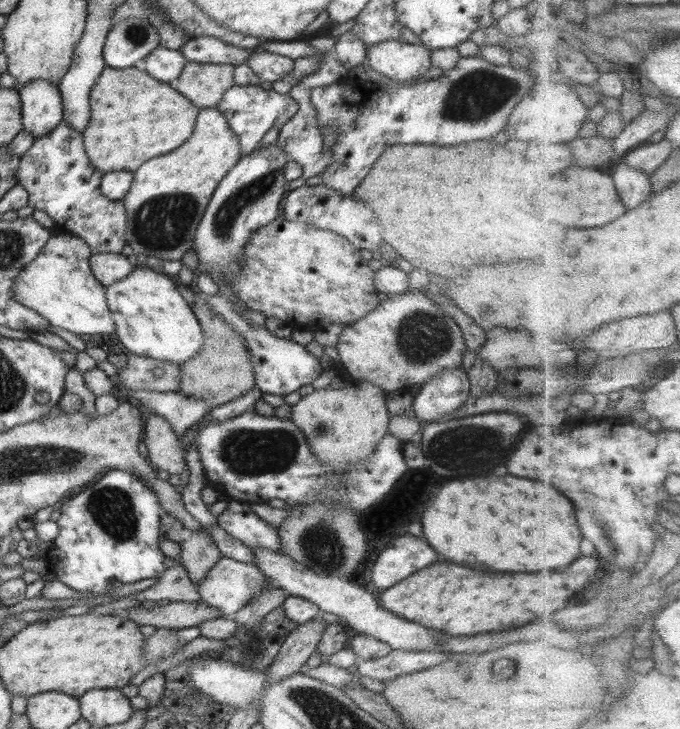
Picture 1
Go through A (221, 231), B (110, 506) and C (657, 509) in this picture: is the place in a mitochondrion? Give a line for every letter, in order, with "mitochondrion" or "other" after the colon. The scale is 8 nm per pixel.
A: mitochondrion
B: mitochondrion
C: other

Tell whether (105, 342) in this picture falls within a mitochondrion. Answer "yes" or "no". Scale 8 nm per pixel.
no

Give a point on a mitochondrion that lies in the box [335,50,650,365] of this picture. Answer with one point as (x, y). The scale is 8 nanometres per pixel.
(474, 96)

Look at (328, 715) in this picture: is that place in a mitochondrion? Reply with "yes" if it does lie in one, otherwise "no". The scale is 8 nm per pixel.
yes

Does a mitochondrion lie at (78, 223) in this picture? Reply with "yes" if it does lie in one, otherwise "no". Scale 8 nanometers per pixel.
no

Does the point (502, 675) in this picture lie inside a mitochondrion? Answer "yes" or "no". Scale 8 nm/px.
yes

